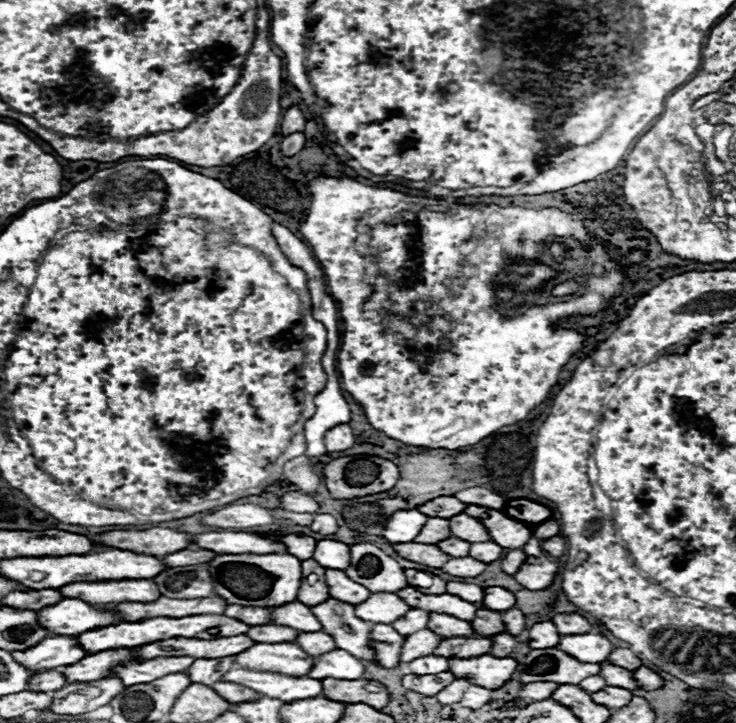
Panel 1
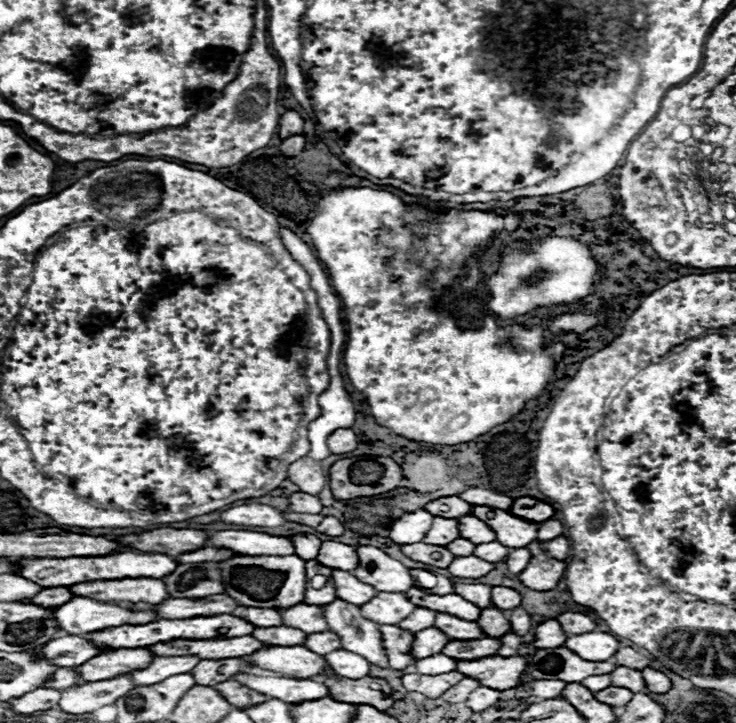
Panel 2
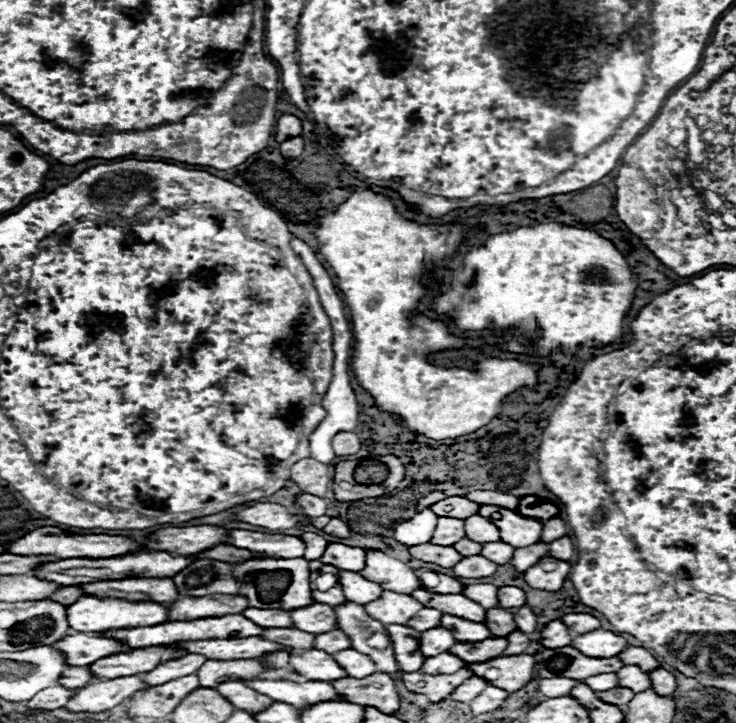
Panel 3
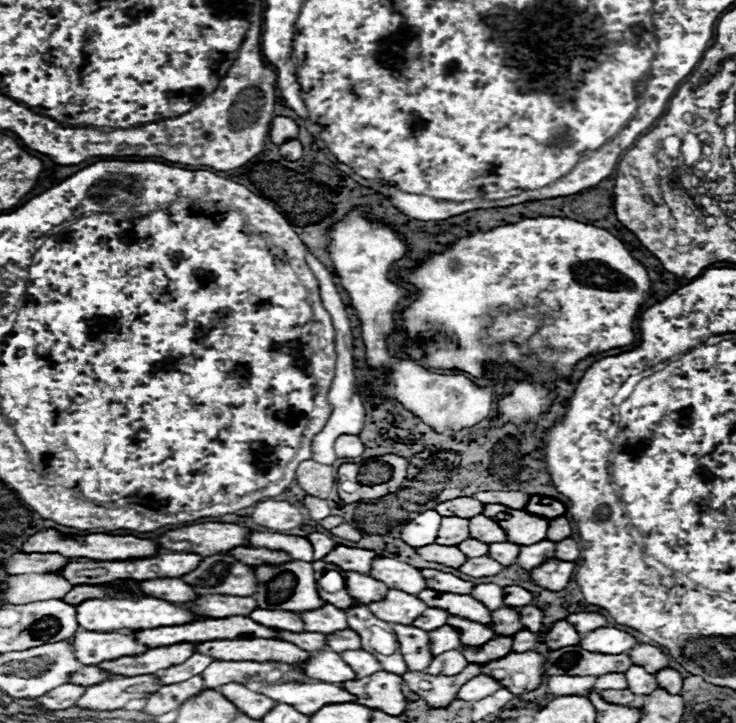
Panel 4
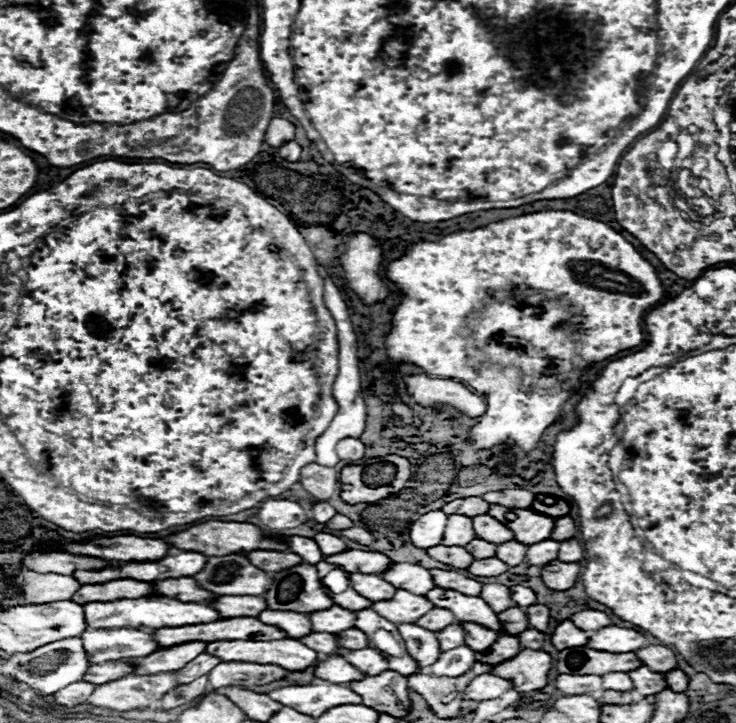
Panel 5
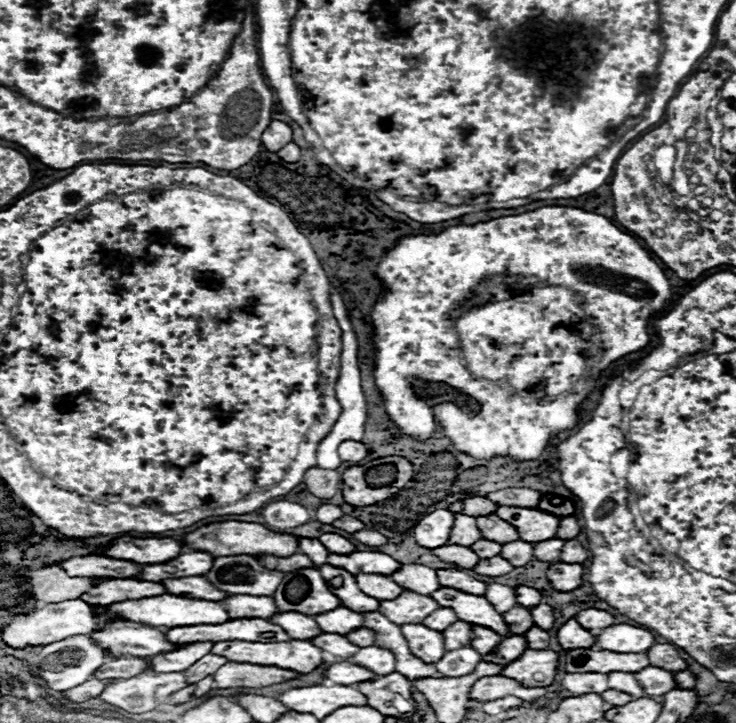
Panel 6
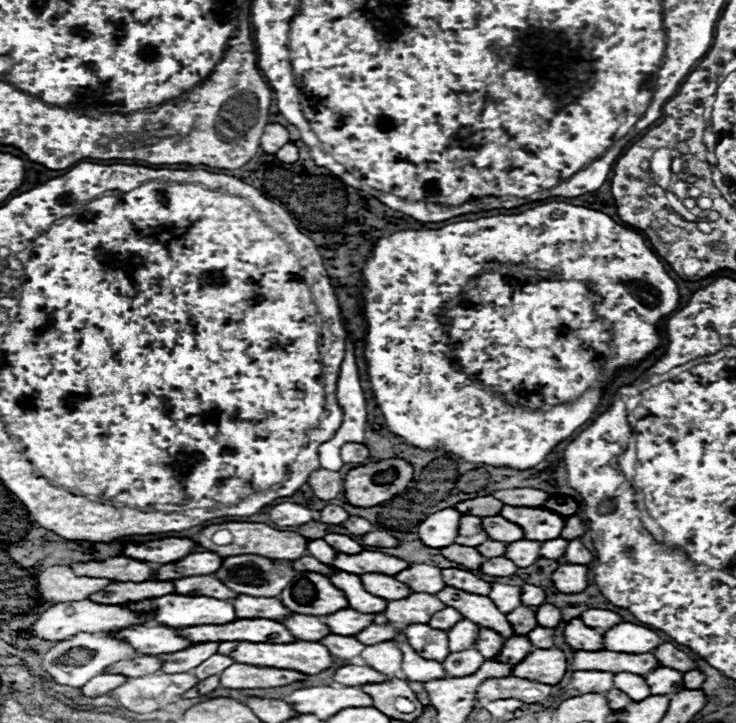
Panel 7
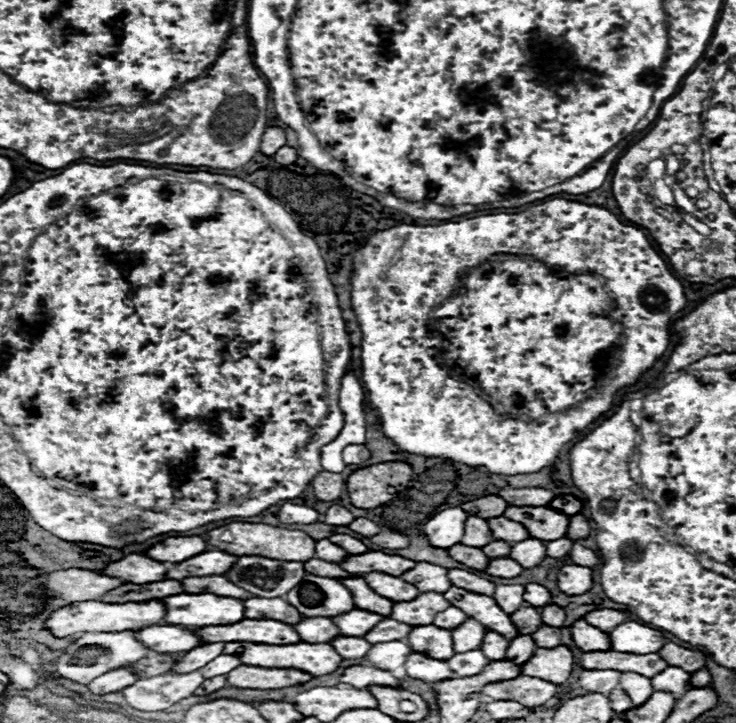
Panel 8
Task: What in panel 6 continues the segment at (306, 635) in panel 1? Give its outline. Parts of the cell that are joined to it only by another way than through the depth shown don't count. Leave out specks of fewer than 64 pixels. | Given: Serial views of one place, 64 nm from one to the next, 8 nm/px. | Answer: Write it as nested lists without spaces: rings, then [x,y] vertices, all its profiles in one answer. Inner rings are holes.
[[[360,628],[360,630],[350,632],[348,640],[352,640],[354,644],[360,644],[360,646],[372,646],[376,642],[376,634],[370,628]]]

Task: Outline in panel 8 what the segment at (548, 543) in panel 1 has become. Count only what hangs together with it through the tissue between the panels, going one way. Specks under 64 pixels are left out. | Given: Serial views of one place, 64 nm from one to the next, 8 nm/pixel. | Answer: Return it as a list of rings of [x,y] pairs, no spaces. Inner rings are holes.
[[[574,542],[574,546],[572,546],[572,562],[574,564],[580,564],[580,566],[588,566],[588,568],[594,568],[594,566],[598,566],[598,562],[600,562],[600,558],[598,558],[598,554],[594,552],[594,550],[590,550],[590,548],[584,548],[584,546],[580,546],[578,542]]]

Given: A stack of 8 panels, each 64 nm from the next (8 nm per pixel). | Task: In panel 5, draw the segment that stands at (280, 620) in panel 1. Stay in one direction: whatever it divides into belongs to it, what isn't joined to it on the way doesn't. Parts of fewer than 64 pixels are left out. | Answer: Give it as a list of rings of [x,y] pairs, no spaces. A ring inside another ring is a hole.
[[[332,606],[328,610],[320,610],[320,612],[312,612],[308,614],[308,618],[312,620],[314,632],[328,632],[328,634],[340,634],[344,630],[354,628],[356,622],[356,612],[340,608],[340,606]]]

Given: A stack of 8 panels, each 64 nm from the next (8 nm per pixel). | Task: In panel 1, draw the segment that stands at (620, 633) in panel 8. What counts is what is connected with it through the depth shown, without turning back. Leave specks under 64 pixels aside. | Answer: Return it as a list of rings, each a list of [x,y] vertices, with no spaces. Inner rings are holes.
[[[574,634],[574,636],[562,636],[560,650],[568,652],[570,656],[576,656],[576,660],[584,662],[604,662],[608,660],[610,652],[616,648],[604,634]]]

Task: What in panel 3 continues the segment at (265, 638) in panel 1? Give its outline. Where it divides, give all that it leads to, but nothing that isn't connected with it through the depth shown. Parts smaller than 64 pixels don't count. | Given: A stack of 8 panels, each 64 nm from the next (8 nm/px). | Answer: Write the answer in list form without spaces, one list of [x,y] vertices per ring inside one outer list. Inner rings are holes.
[[[268,628],[268,632],[264,632],[264,638],[276,640],[278,644],[288,644],[296,650],[310,650],[314,648],[316,634],[308,634],[298,628]]]

